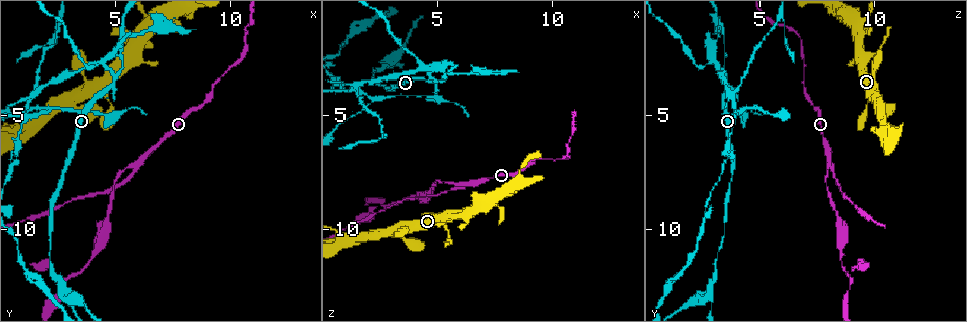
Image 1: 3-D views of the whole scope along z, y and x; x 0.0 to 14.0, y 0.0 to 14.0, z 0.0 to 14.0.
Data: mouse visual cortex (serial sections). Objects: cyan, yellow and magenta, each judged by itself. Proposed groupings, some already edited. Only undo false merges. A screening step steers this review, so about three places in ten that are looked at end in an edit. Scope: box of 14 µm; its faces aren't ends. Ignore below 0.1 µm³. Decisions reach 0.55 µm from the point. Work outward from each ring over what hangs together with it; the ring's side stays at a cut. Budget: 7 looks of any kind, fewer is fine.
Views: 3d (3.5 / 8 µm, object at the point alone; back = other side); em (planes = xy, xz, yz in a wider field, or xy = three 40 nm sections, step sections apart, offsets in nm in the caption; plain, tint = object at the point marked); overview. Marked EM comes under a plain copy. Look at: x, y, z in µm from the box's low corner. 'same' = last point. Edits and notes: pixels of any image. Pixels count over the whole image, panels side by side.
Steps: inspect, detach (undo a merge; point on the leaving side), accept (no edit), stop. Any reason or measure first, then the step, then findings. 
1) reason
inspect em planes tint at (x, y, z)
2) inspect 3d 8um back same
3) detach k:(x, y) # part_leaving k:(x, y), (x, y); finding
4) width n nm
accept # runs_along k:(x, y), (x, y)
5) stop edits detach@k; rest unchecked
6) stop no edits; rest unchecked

three arms meet
inspect 3d 3.5um at (5.8, 7.1, 8.0)

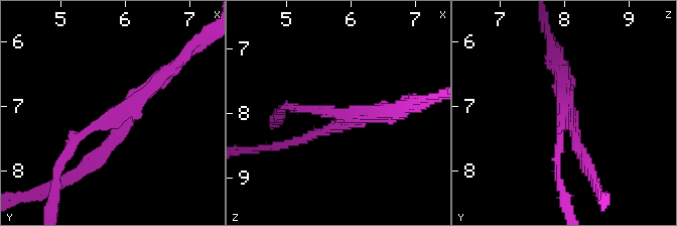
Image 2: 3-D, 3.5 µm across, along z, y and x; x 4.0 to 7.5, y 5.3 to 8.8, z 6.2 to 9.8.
arms 3; arm_widths 150, 150, 200 nm; shape alone is not enough
inspect em xy step 1 tint at (5.85, 7.20, 8.05)

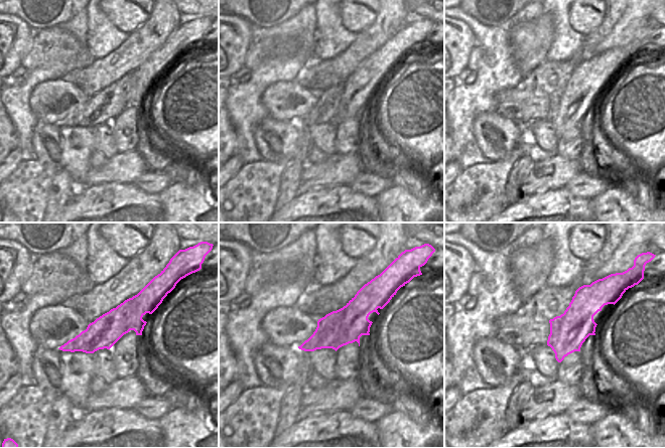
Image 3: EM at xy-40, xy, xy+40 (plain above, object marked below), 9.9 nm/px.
cut it another way
inspect em xy step 2 tint same

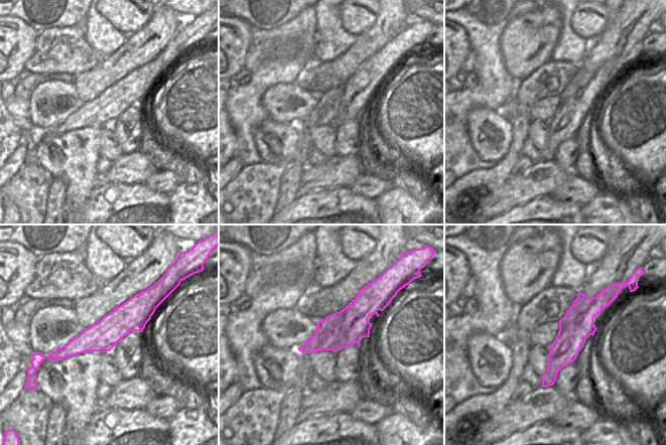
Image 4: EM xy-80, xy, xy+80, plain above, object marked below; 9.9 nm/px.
detach 2:(71, 149) # part_leaving 2:(96, 127), (68, 145), (52, 204); a second cell is stuck on

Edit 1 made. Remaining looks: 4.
two arms in line, one across
inspect 3d 8um at (6.0, 1.7, 9.3)

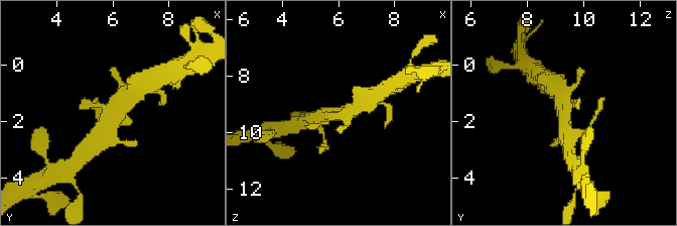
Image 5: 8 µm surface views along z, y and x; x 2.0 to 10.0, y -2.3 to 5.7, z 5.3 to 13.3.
closer look
inspect 3d 3.5um at (6.1, 1.7, 9.3)

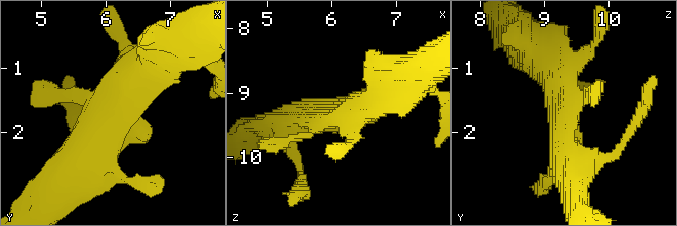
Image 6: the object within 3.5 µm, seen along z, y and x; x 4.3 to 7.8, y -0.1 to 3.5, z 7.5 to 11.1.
inspect em xy step 5 tint at (6.05, 1.70, 9.30)

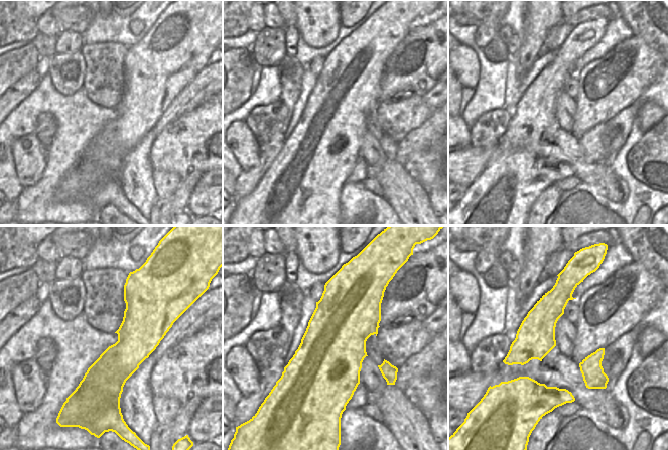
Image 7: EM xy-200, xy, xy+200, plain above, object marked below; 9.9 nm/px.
accept # one cell here

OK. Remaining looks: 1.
stop edits detach@2; rest unchecked

